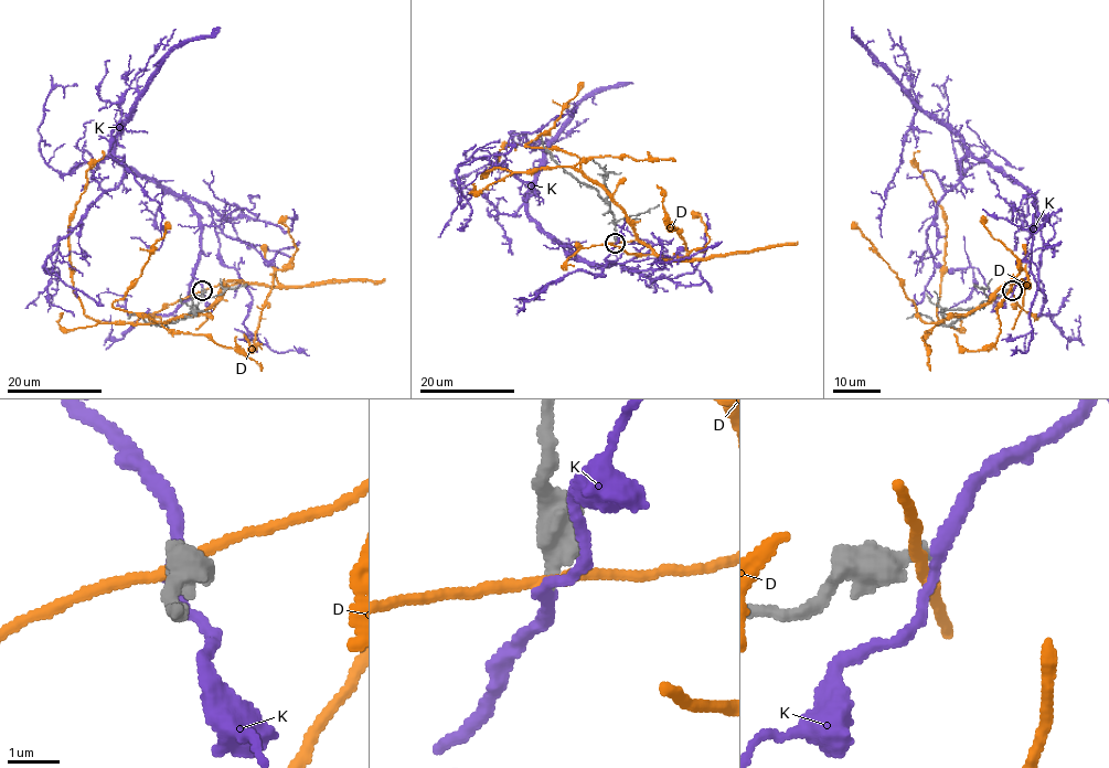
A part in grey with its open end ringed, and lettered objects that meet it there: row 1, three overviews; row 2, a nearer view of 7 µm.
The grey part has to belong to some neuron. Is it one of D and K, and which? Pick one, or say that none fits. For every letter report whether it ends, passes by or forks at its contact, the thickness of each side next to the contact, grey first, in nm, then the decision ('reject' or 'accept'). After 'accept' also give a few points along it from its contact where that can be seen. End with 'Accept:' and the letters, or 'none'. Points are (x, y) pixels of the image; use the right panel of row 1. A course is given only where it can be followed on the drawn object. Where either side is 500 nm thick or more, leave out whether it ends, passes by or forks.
D: it passes by; 460 nm thick on the grey side, 200 nm on the other; reject
K: it passes by; 380 nm thick on the grey side, 240 nm on the other; accept; it runs (1013, 290), (1027, 275), (1035, 200), (972, 157), (912, 88), (917, 112), (883, 200), (882, 237)
Accept: K

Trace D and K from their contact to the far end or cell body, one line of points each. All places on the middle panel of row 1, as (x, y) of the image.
D: (615, 243), (631, 242), (636, 231), (599, 185), (571, 167), (497, 167), (481, 178), (502, 149), (515, 150)
K: (615, 244), (609, 266), (579, 260), (528, 212), (528, 189), (550, 141), (532, 148), (521, 132), (574, 113)

